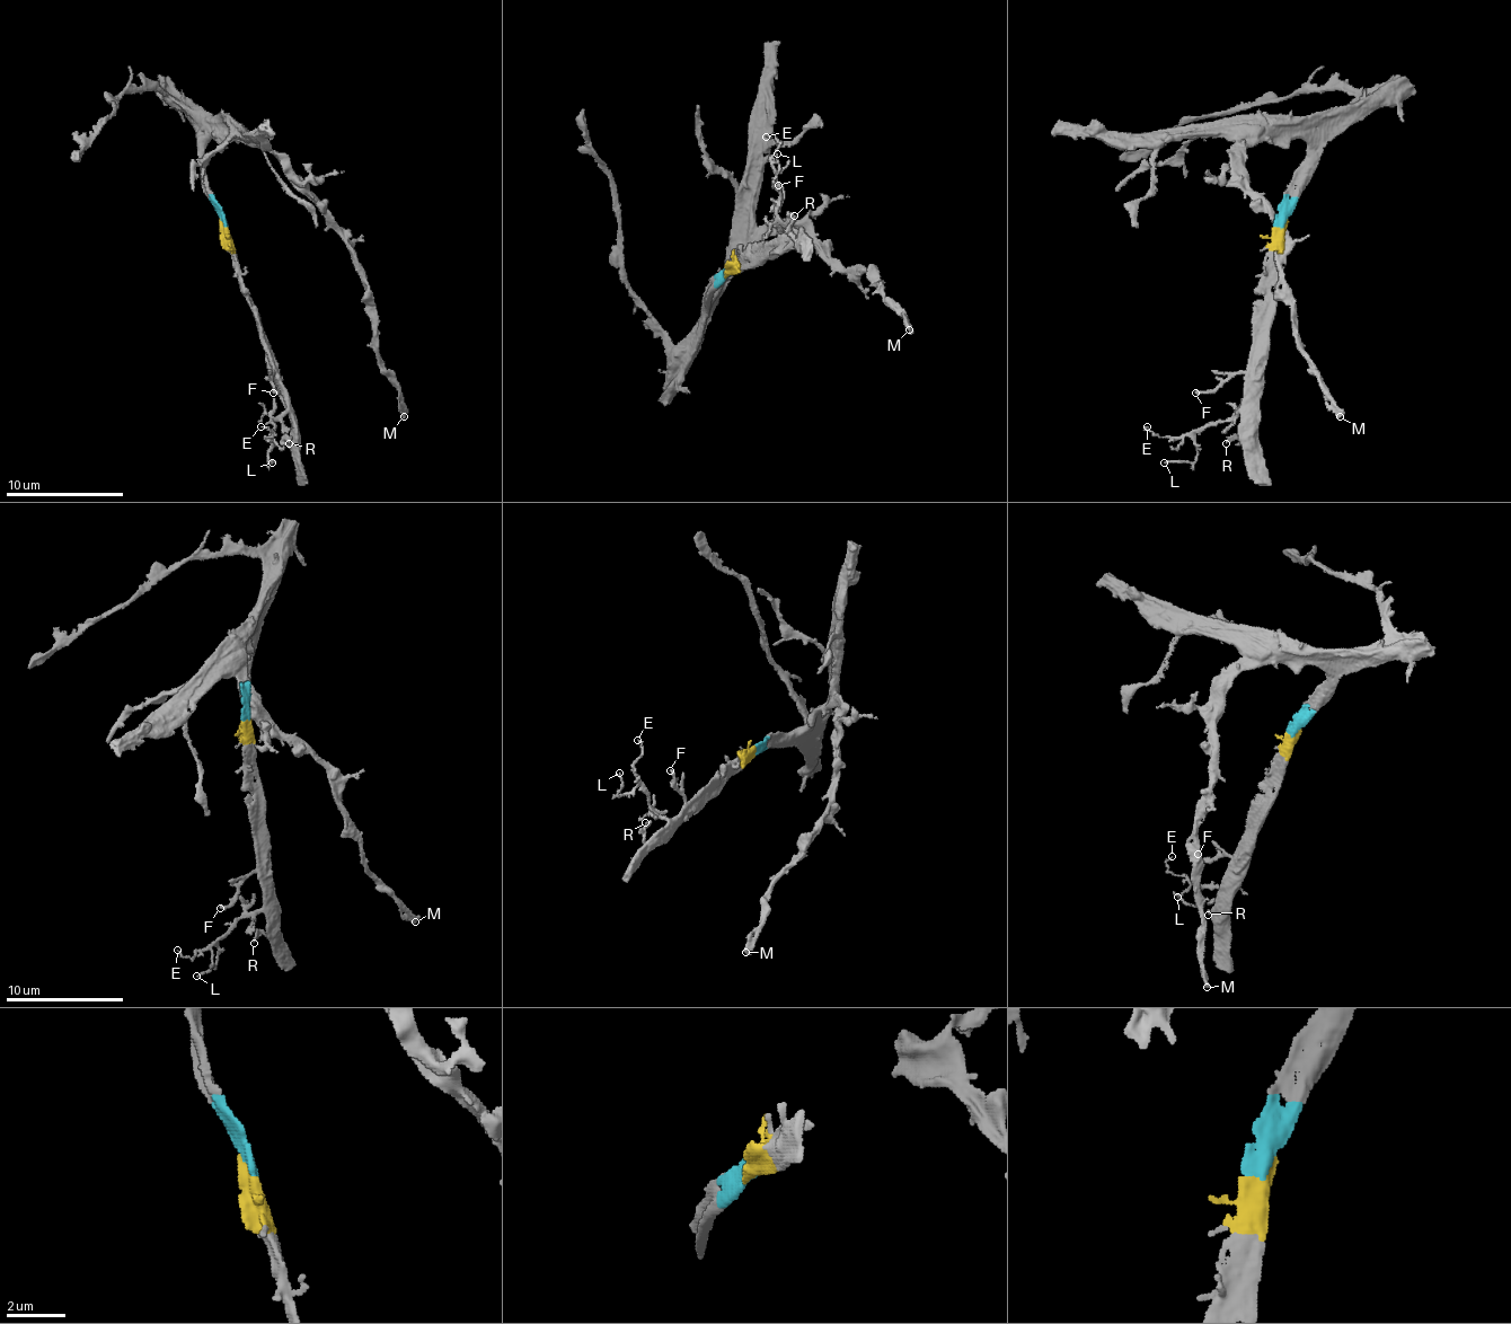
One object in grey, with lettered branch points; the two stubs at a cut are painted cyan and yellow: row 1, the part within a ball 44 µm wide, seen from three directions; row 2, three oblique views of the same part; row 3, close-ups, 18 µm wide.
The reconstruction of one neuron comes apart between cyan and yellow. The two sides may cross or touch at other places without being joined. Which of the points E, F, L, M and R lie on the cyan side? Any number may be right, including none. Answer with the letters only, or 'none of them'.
M

